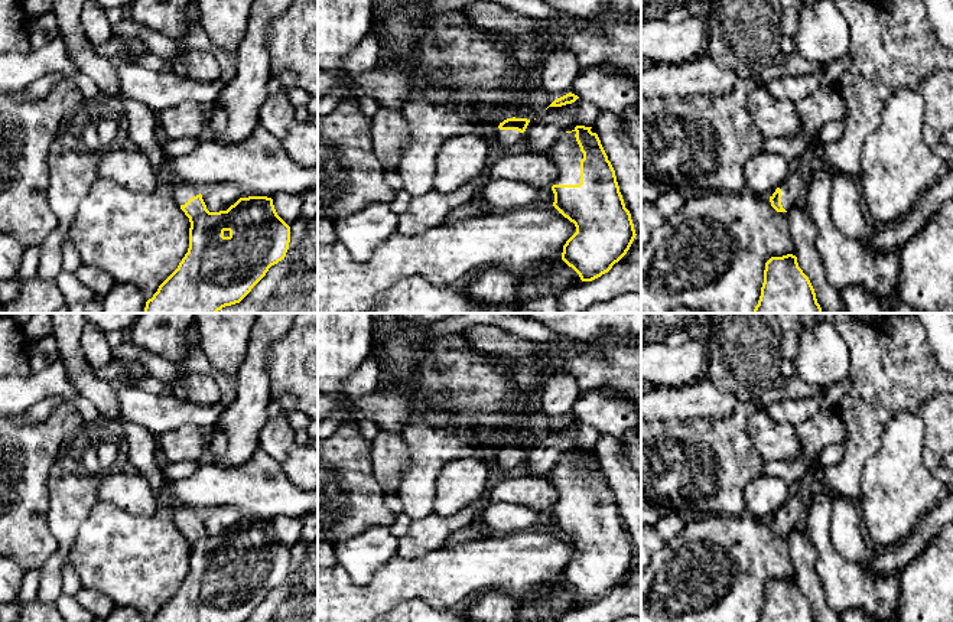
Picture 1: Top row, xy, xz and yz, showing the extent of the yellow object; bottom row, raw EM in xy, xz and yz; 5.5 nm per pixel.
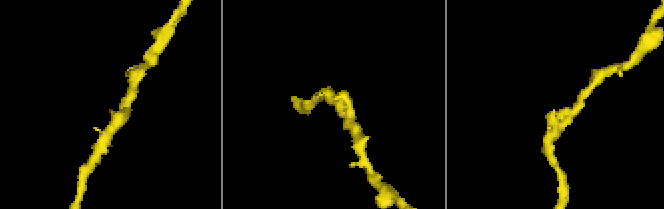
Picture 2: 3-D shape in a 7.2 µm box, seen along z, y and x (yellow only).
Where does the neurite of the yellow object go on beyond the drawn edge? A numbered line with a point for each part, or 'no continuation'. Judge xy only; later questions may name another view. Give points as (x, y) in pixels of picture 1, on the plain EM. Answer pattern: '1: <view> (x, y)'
1: xy (182, 515)

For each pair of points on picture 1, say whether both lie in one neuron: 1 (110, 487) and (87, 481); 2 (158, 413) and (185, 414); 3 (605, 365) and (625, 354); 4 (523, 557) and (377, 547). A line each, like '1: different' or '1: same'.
1: different
2: same
3: same
4: different

